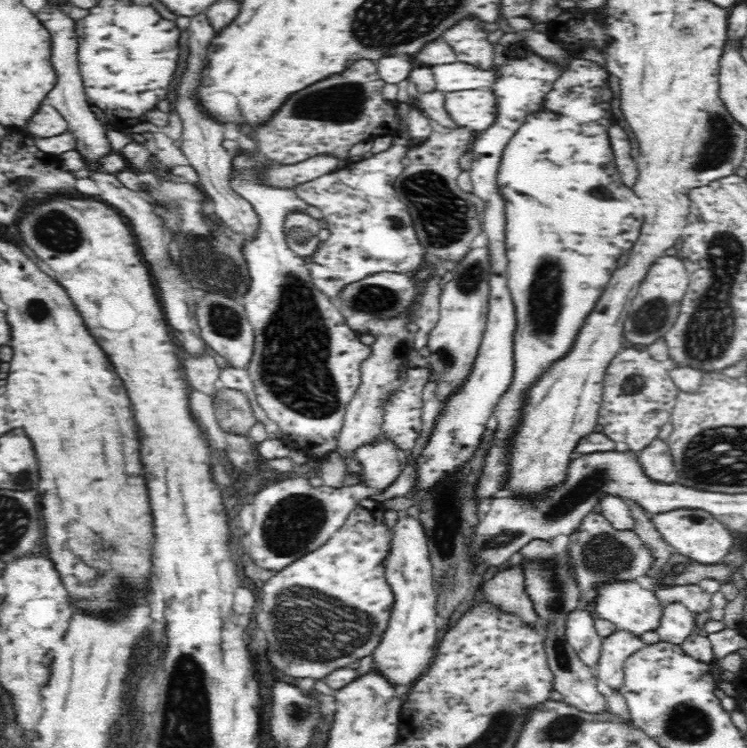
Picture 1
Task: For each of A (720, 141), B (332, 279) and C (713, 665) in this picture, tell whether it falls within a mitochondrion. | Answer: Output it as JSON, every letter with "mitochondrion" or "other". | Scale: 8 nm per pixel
{"A":"mitochondrion","B":"mitochondrion","C":"other"}

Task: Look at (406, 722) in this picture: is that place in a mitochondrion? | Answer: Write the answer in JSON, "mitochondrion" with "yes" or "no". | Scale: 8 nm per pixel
{"mitochondrion":"no"}

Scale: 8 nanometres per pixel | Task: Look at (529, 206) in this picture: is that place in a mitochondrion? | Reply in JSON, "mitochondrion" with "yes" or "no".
{"mitochondrion":"no"}

